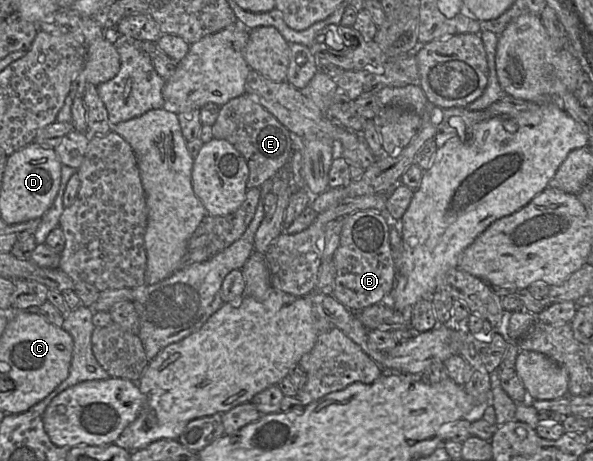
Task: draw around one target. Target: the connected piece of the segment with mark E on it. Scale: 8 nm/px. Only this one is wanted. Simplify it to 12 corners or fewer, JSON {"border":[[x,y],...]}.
{"border":[[247,93],[220,107],[213,138],[246,160],[247,190],[292,155],[290,131]]}

